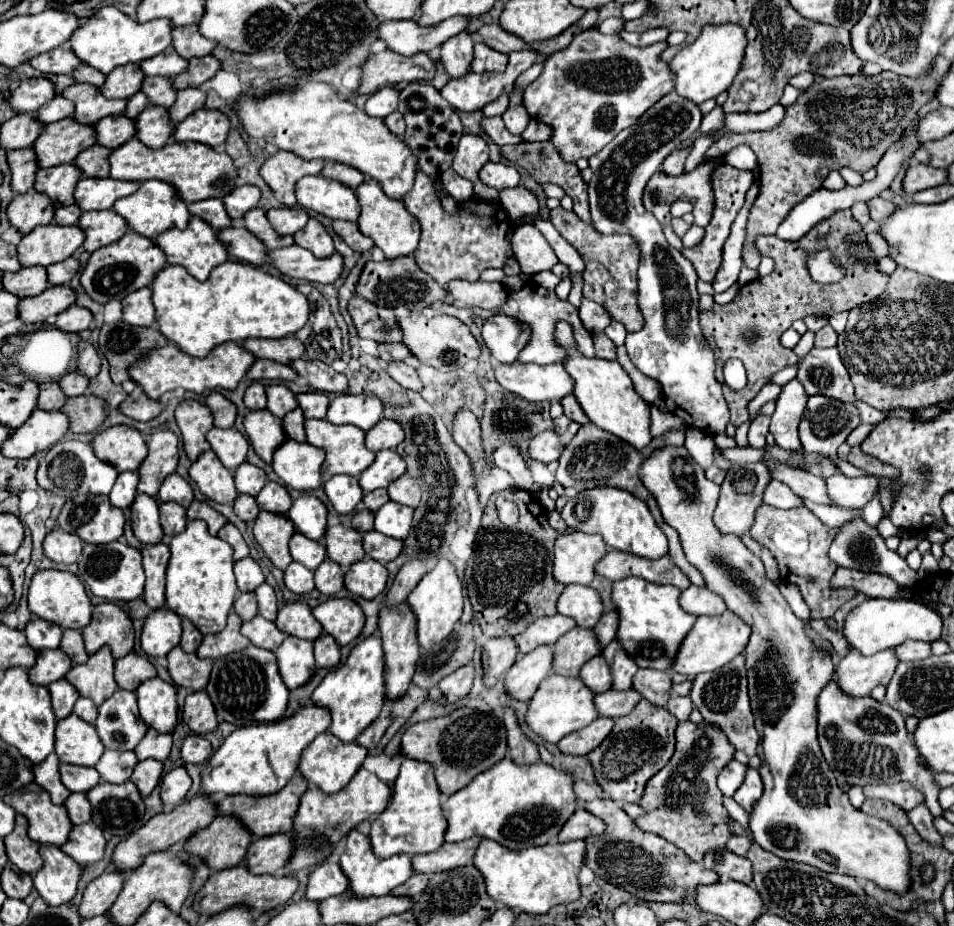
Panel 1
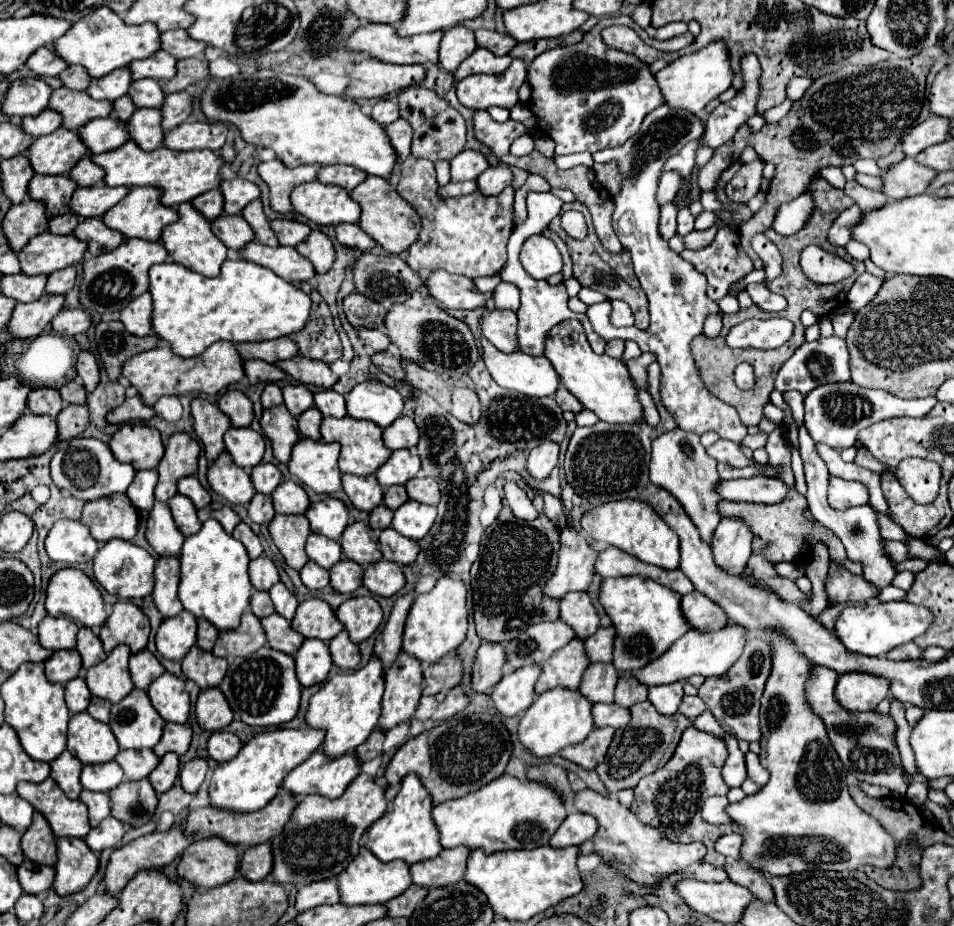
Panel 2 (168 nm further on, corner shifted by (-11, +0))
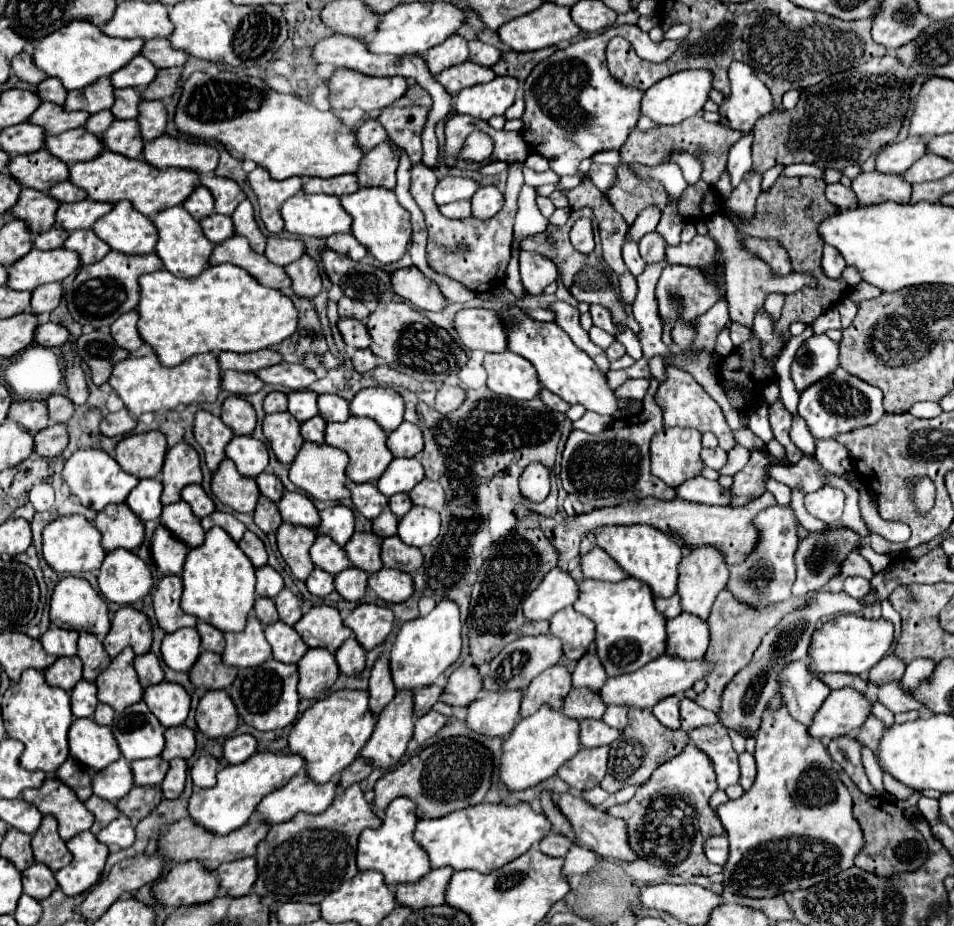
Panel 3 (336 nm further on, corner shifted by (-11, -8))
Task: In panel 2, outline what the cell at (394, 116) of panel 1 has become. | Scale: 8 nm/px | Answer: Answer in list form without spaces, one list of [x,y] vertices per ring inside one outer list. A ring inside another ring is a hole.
[[[400,118],[398,122],[392,122],[390,126],[386,126],[384,130],[386,130],[386,136],[390,138],[390,144],[394,146],[398,164],[402,164],[410,156],[410,142],[412,142],[410,124],[406,124],[406,120]]]

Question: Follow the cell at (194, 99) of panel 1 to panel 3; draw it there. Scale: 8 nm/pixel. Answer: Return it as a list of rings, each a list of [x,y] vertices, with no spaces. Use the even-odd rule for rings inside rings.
[[[144,100],[140,104],[138,122],[140,122],[140,132],[142,132],[144,140],[154,140],[154,138],[162,136],[166,124],[168,124],[168,110],[166,110],[164,102],[162,100],[154,100],[154,102]]]

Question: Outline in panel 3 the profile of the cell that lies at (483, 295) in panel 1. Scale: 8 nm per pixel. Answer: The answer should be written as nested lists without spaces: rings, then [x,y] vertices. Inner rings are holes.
[[[416,266],[400,268],[400,270],[392,272],[392,284],[394,284],[394,292],[398,296],[412,302],[420,310],[440,312],[448,304],[442,290],[438,288],[438,284],[428,280]]]

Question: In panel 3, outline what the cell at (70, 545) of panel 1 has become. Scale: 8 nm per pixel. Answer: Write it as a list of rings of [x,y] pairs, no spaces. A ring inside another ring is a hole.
[[[62,516],[48,524],[42,532],[44,538],[44,560],[50,568],[56,572],[68,572],[78,574],[82,570],[98,570],[106,552],[102,550],[98,530],[92,522],[88,522],[84,516]]]

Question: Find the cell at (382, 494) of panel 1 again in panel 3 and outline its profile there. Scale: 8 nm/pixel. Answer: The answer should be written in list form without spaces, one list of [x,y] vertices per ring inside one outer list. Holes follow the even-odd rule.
[[[394,494],[394,496],[390,498],[390,510],[392,510],[398,518],[402,518],[410,508],[412,508],[412,500],[410,500],[408,494]]]

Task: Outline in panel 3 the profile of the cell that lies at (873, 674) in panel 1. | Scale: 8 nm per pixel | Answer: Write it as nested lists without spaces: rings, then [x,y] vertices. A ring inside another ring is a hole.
[[[850,686],[832,690],[818,714],[814,716],[810,734],[818,738],[836,738],[844,734],[856,736],[870,712],[872,700],[868,700],[858,690]]]

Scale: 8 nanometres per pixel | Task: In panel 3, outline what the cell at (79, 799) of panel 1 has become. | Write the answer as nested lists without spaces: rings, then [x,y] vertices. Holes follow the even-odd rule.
[[[90,796],[86,802],[86,808],[94,814],[94,826],[90,828],[90,832],[92,834],[98,834],[102,828],[106,828],[114,818],[118,818],[120,816],[120,812],[118,812],[118,808],[112,804],[112,802],[108,802],[108,800],[102,800],[102,798],[98,798],[98,796]]]

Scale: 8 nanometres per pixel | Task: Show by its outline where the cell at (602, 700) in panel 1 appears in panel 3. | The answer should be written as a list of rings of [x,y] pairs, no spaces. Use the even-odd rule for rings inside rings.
[[[582,720],[580,722],[580,742],[586,748],[612,744],[620,736],[620,730],[608,728],[604,720]]]

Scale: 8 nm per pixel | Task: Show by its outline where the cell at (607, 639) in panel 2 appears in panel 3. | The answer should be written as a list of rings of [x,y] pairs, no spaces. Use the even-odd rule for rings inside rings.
[[[594,650],[586,652],[578,662],[576,662],[576,668],[572,672],[572,684],[582,688],[592,688],[592,690],[600,690],[602,684],[608,680],[606,676],[606,670],[602,668],[600,664],[600,658]]]

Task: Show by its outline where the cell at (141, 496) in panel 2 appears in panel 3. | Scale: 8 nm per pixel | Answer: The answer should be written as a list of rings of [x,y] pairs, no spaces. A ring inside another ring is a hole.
[[[144,478],[126,498],[126,504],[140,520],[158,520],[162,514],[162,484],[156,478]]]

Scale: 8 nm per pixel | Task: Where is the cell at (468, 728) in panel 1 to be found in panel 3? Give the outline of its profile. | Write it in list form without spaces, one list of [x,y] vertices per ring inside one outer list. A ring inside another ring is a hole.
[[[454,736],[454,738],[442,738],[432,746],[426,746],[422,752],[418,752],[416,756],[410,756],[408,762],[404,762],[398,770],[390,770],[386,772],[374,786],[374,812],[388,808],[388,804],[398,798],[398,796],[406,796],[410,800],[414,800],[418,804],[418,818],[442,818],[454,810],[462,810],[474,804],[480,804],[490,788],[492,782],[492,752],[482,746],[480,742],[468,738],[468,736]]]

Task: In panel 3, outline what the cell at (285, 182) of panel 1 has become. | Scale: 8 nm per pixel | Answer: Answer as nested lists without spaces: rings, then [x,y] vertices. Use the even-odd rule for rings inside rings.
[[[258,166],[254,172],[248,174],[248,182],[252,186],[252,190],[258,196],[260,202],[260,218],[266,224],[266,228],[274,234],[280,234],[284,230],[284,220],[280,216],[280,206],[290,198],[296,196],[304,182],[300,176],[292,176],[286,178],[282,182],[274,180],[272,176],[268,176],[268,170]]]

